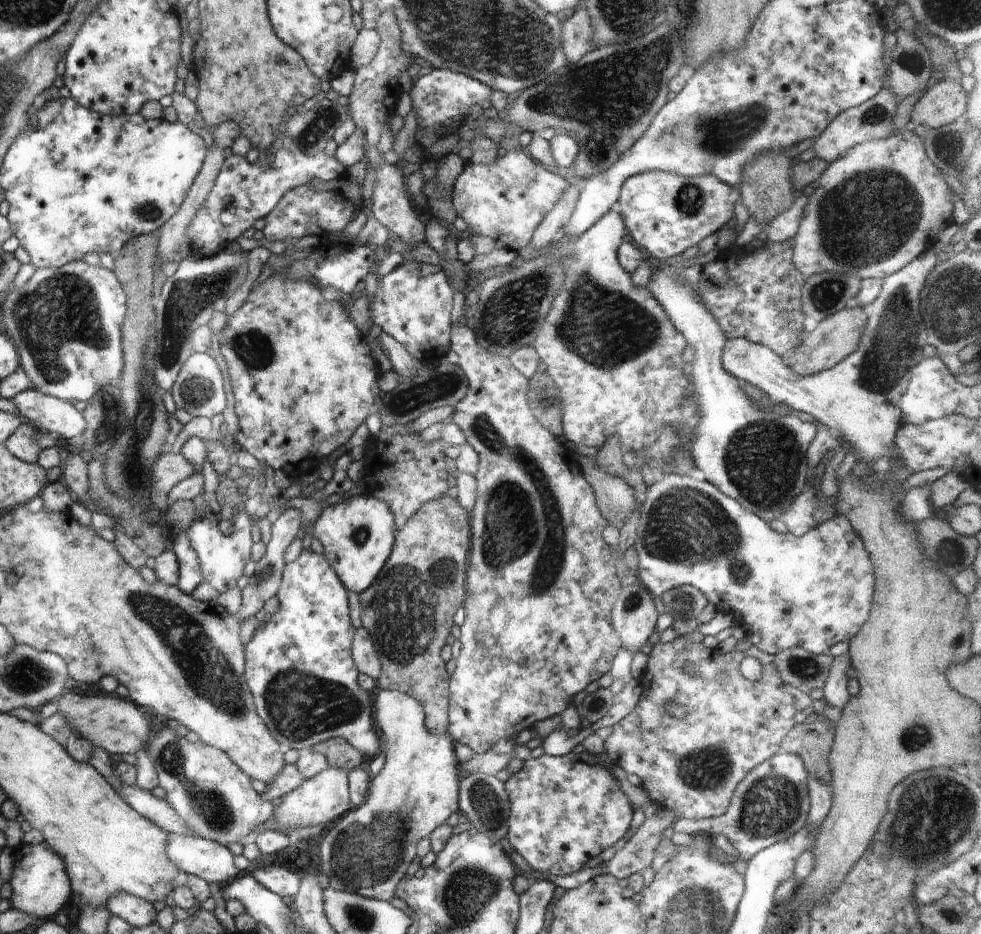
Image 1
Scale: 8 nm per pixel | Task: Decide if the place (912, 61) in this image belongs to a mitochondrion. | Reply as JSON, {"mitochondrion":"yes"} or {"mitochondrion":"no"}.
{"mitochondrion":"yes"}

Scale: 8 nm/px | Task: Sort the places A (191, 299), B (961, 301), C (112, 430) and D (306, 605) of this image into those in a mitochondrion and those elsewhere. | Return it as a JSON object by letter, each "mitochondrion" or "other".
{"A":"mitochondrion","B":"mitochondrion","C":"mitochondrion","D":"other"}

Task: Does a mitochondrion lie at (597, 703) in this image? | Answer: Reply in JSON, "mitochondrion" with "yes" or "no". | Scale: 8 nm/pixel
{"mitochondrion":"yes"}

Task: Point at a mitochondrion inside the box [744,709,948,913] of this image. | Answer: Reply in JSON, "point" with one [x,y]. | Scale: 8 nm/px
{"point":[916,736]}

